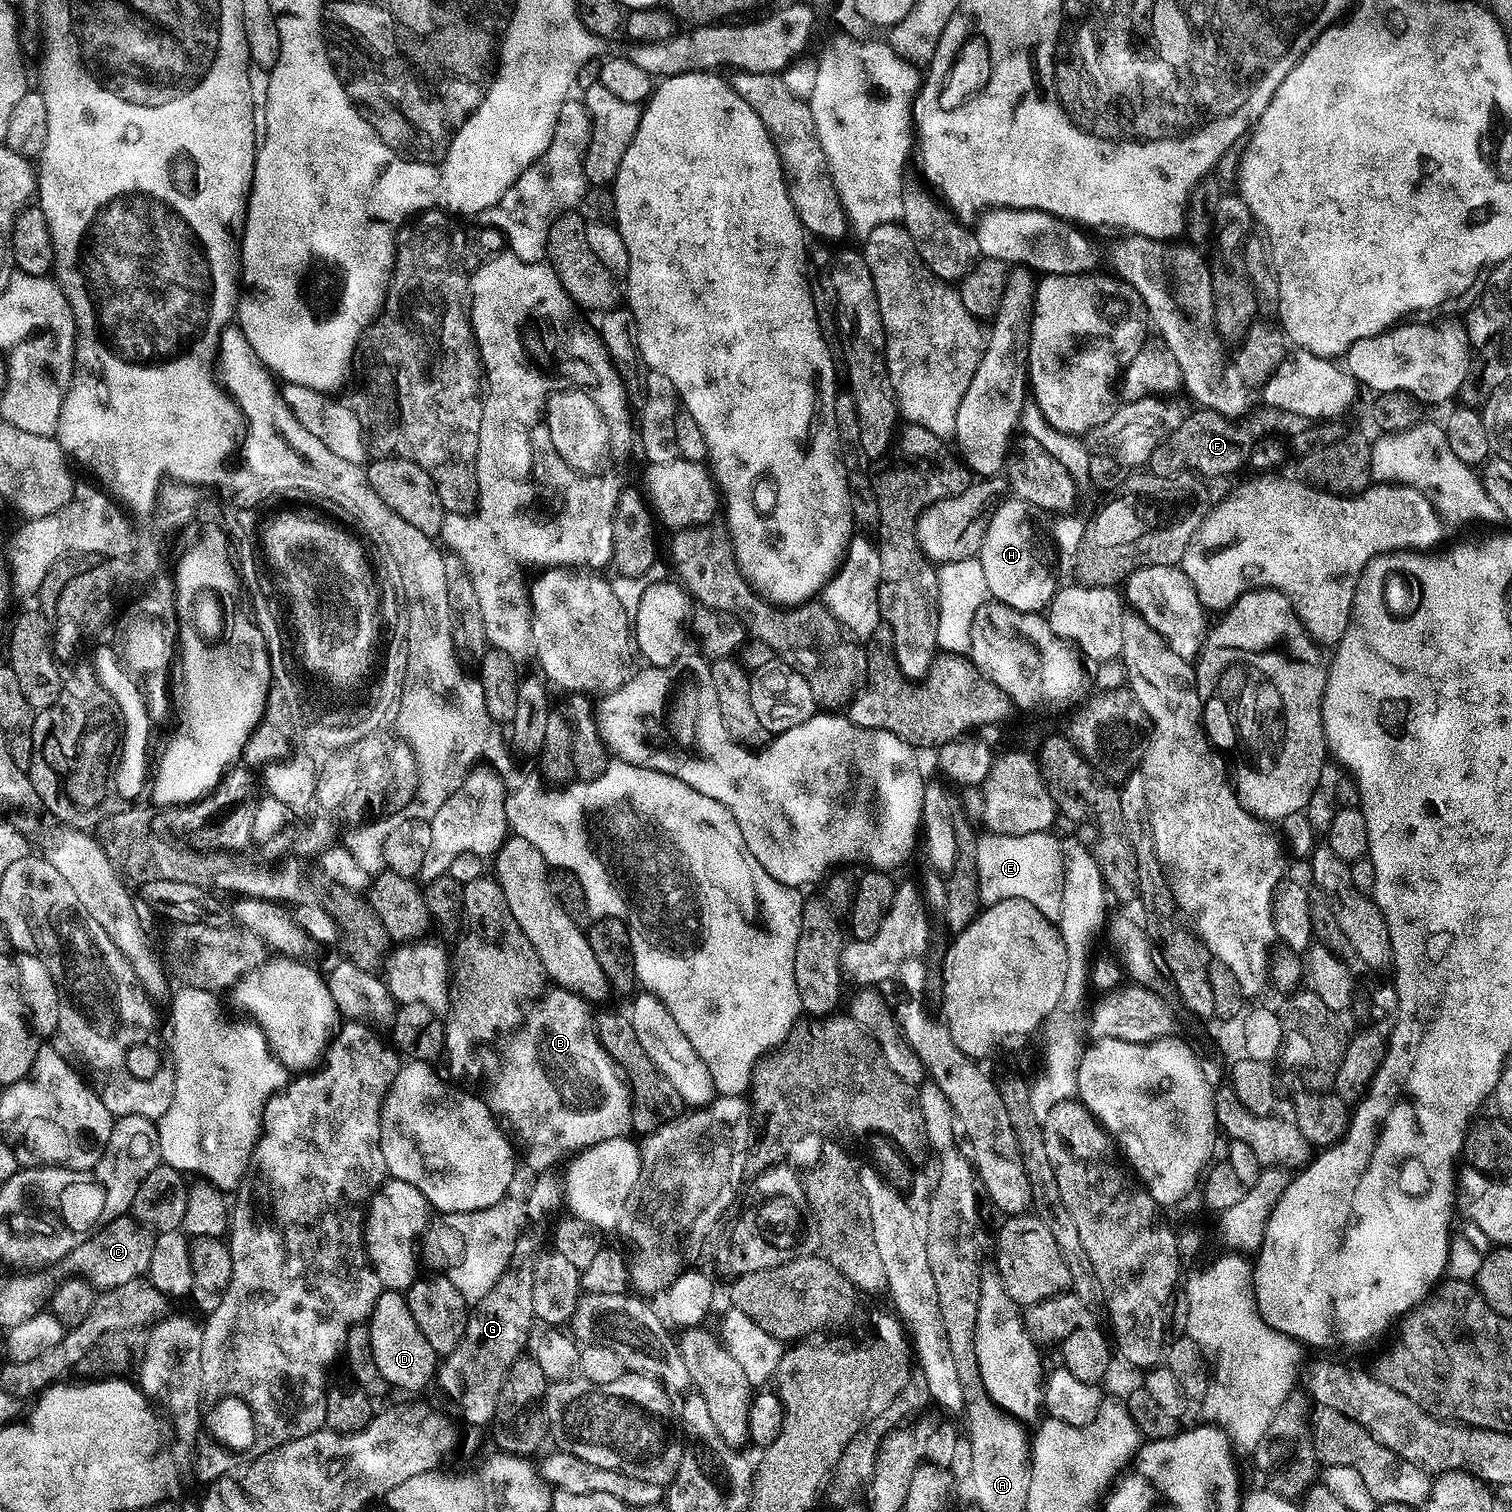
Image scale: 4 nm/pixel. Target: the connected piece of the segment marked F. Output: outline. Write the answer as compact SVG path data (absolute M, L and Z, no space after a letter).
M1260 406L1260 409L1252 417L1249 415L1247 417L1248 424L1240 424L1244 422L1237 422L1210 408L1200 408L1195 411L1189 416L1187 413L1181 419L1179 426L1169 432L1163 442L1154 450L1154 454L1147 462L1147 467L1151 472L1159 476L1179 476L1182 472L1190 472L1201 478L1228 476L1246 464L1258 438L1271 436L1291 438L1297 436L1310 424L1305 416L1292 414L1290 410L1267 406Z

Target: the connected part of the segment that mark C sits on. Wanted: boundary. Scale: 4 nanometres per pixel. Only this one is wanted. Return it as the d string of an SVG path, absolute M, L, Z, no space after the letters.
M125 1214L117 1220L111 1220L107 1226L99 1229L84 1243L77 1244L69 1251L62 1261L65 1273L73 1277L87 1281L87 1284L97 1293L109 1292L114 1286L118 1286L124 1280L137 1279L152 1260L152 1229L132 1219Z

